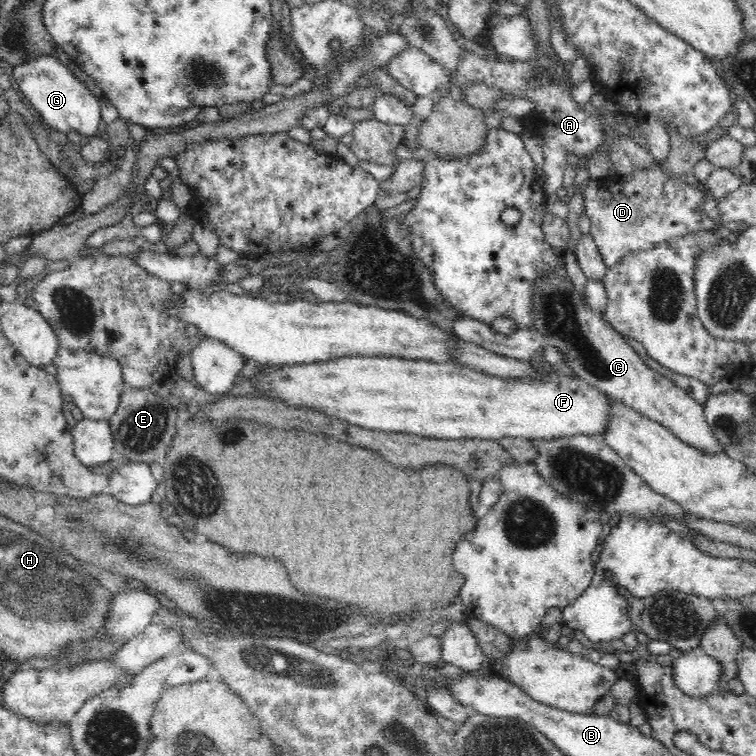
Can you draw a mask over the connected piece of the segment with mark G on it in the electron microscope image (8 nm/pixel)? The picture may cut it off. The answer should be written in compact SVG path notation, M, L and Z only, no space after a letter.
M32 56L28 62L13 68L14 80L20 88L20 95L51 131L55 130L65 135L78 132L79 135L87 137L98 135L101 99L92 94L66 66L62 66L58 58Z

